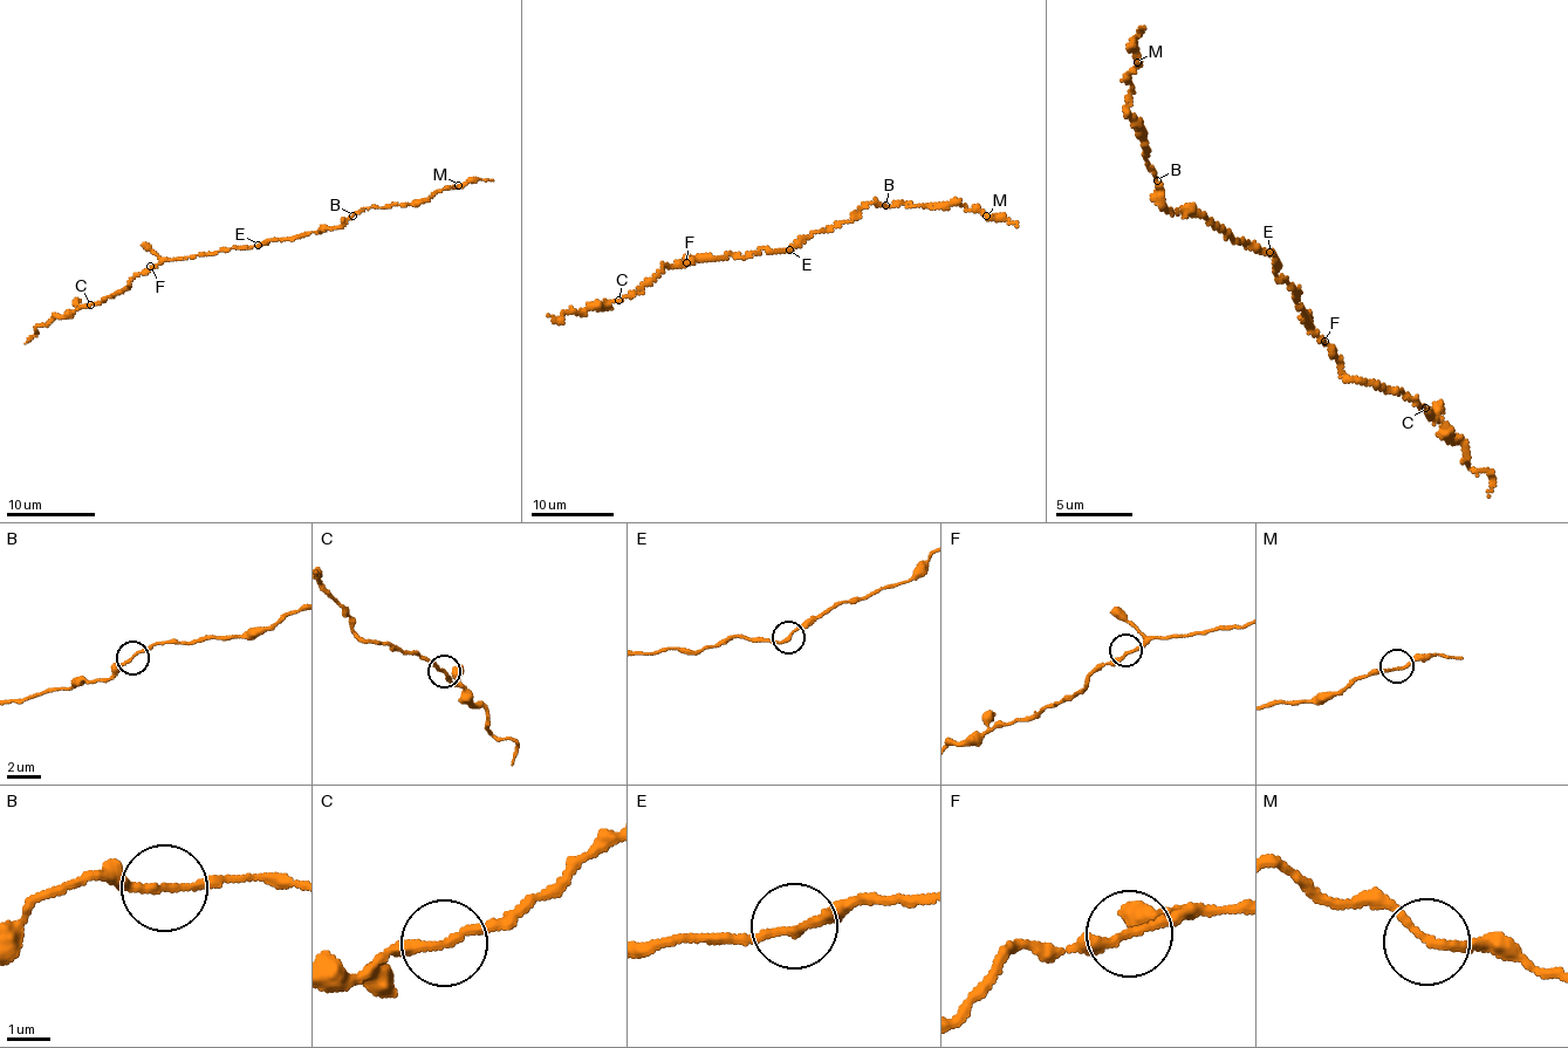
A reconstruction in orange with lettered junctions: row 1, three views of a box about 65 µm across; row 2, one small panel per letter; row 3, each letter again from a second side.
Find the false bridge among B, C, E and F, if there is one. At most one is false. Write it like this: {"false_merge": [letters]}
{"false_merge": []}

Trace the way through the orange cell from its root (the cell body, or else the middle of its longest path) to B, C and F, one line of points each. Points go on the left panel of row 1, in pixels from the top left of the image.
B: (250, 246), (319, 232), (327, 226), (343, 226), (353, 216)
C: (250, 246), (161, 261), (149, 272), (138, 273), (121, 290), (90, 305)
F: (250, 246), (173, 258), (150, 266)

